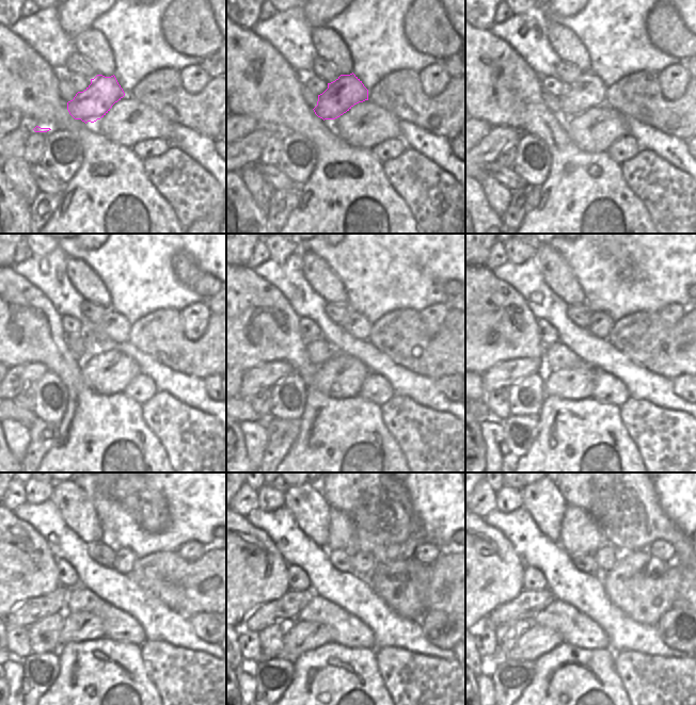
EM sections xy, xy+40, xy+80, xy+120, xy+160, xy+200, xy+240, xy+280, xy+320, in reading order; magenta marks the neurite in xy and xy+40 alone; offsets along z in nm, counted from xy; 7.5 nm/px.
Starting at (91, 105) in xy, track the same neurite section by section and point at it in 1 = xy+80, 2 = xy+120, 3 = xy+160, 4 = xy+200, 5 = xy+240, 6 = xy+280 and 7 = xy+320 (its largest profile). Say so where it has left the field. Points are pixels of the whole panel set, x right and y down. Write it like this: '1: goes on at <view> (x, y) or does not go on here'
1: goes on at xy+80 (588, 91)
2: goes on at xy+120 (113, 326)
3: goes on at xy+160 (357, 324)
4: goes on at xy+200 (601, 323)
5: goes on at xy+240 (125, 559)
6: goes on at xy+280 (363, 563)
7: goes on at xy+320 (607, 555)

